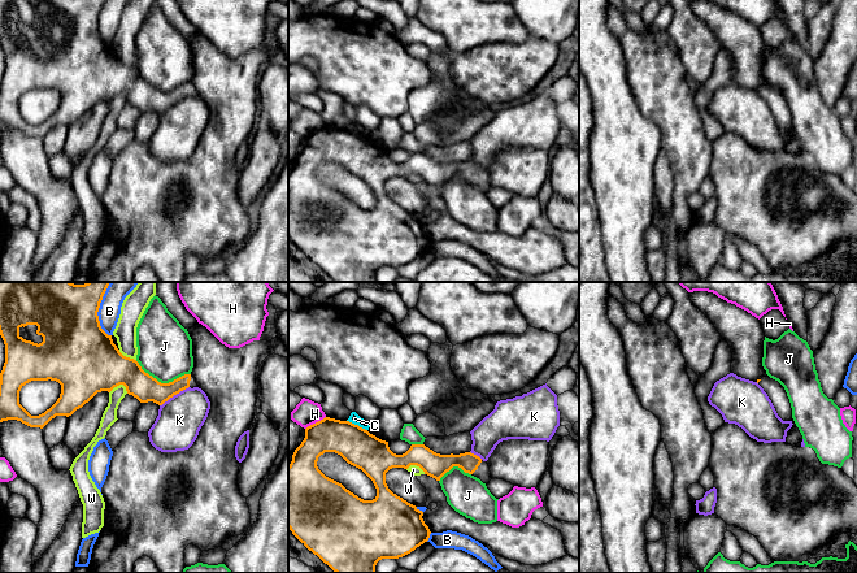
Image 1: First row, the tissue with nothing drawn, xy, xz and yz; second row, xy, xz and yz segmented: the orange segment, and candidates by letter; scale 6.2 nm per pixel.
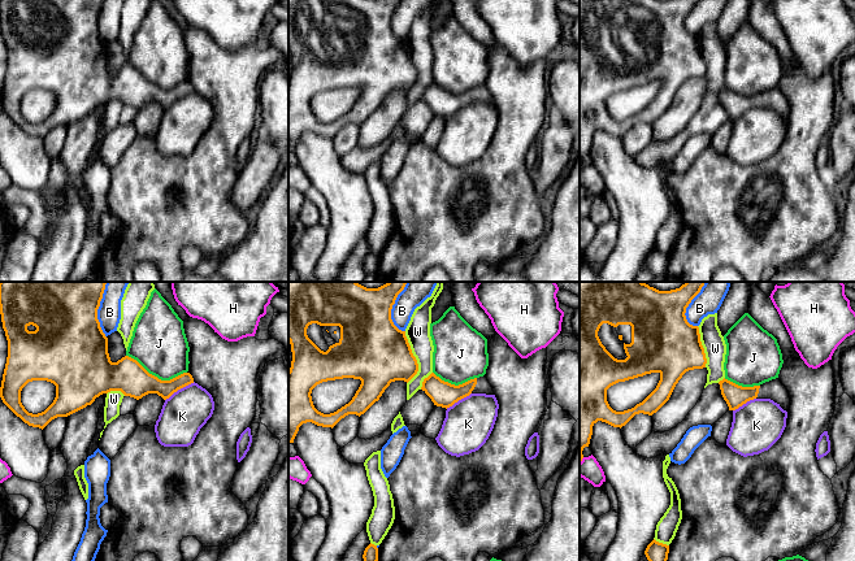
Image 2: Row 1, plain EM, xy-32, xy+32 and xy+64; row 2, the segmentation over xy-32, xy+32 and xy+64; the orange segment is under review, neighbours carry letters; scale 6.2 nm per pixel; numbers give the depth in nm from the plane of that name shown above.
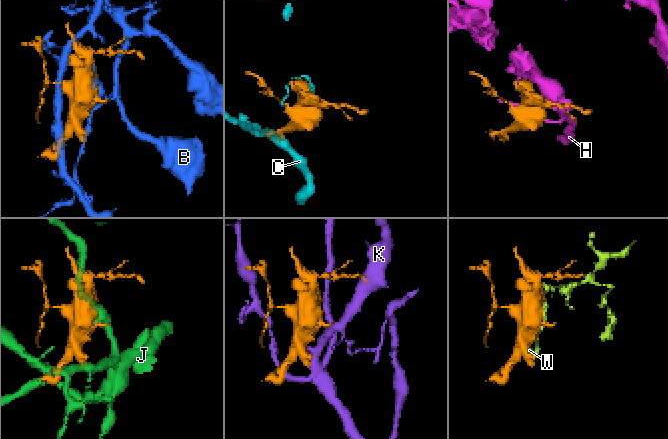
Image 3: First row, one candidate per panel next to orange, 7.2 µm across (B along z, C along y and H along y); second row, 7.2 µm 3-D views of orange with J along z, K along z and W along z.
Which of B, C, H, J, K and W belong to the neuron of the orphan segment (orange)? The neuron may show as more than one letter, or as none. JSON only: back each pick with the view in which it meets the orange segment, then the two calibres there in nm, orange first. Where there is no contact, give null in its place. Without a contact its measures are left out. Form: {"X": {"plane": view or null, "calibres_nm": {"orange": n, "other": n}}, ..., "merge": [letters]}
{"merge": []}

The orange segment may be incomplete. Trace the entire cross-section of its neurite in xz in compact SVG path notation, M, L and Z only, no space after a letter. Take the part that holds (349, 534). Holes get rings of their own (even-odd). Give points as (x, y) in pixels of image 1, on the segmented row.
M325 417L305 429L305 438L288 465L288 529L335 573L375 573L379 560L403 557L427 542L431 534L422 518L423 512L393 494L386 483L386 473L390 469L408 469L410 465L419 466L436 481L453 466L486 485L492 479L487 461L471 452L440 455L425 444L412 444L405 453L396 455L390 450L388 442L358 425ZM325 452L335 452L348 464L361 469L373 481L377 496L364 500L326 477L317 466L318 457Z

